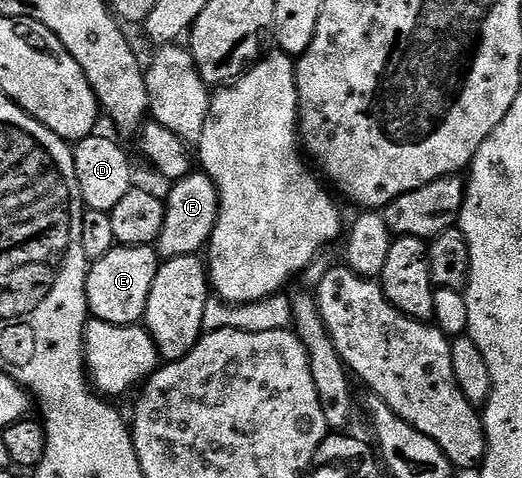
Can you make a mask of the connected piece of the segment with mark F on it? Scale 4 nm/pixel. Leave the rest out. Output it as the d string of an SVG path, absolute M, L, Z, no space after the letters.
M191 171L184 178L175 180L171 187L164 201L164 225L156 240L156 250L165 260L201 252L200 249L203 250L210 242L219 215L218 189L206 172Z

